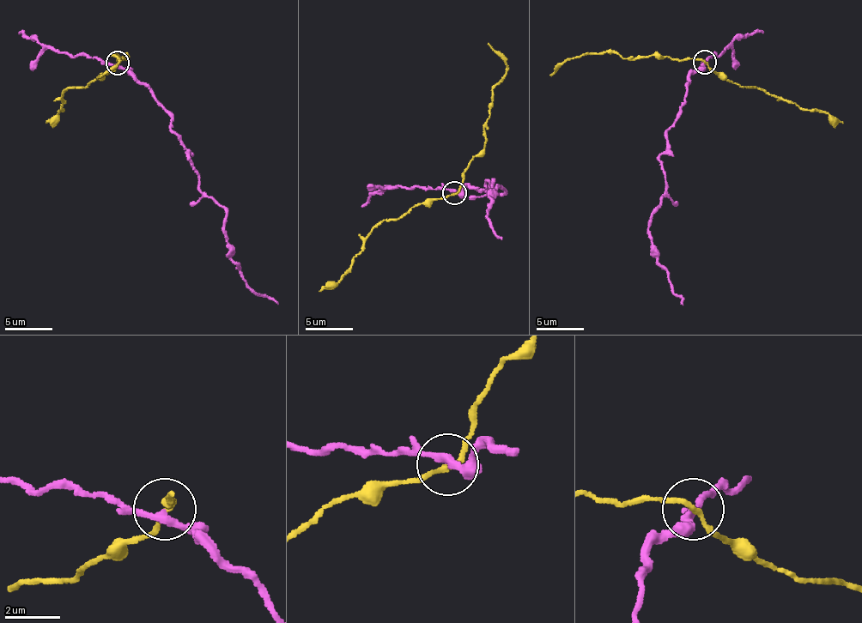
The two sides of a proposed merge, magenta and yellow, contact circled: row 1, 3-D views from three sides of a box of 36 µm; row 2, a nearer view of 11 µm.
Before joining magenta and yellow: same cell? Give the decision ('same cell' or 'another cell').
another cell

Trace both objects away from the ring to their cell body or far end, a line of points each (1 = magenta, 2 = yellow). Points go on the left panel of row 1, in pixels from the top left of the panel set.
1: (118, 63), (170, 117), (198, 189), (223, 208), (228, 257), (245, 283), (278, 305)
2: (118, 63), (120, 58), (118, 61), (126, 57), (118, 59), (112, 55), (116, 55), (119, 64), (97, 76)

